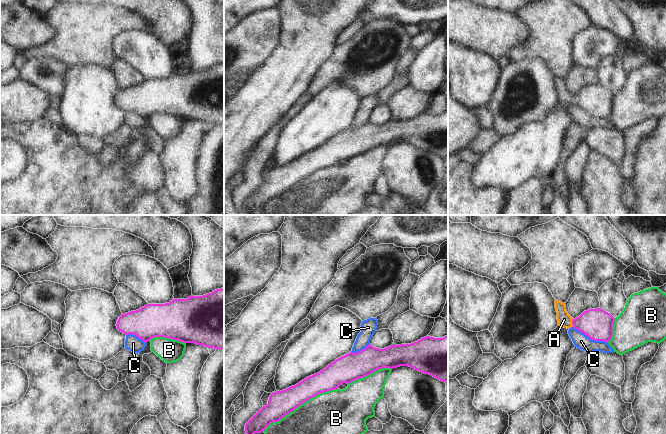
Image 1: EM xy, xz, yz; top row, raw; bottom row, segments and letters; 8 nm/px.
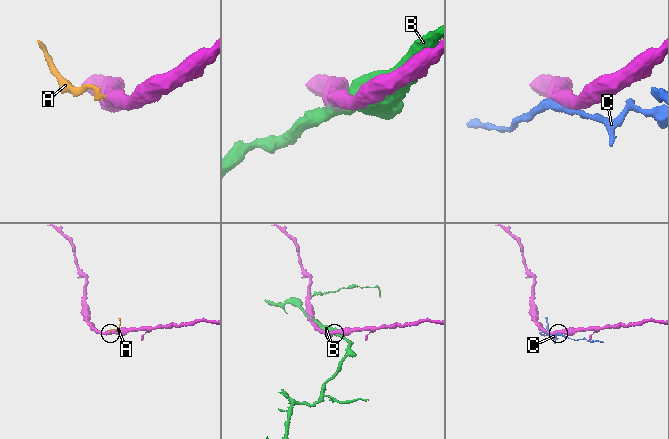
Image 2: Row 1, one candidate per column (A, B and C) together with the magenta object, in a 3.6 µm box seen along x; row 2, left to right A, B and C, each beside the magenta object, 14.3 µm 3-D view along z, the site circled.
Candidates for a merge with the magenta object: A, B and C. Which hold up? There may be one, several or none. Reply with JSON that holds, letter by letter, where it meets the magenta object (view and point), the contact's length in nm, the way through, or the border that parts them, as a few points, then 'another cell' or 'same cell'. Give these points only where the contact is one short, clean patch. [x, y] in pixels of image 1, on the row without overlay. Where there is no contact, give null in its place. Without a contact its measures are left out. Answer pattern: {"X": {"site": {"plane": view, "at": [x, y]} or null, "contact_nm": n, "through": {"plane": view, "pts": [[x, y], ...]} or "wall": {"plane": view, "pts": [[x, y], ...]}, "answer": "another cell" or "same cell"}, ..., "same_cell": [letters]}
{"A": {"site": {"plane": "yz", "at": [572, 99]}, "contact_nm": 60, "through": {"plane": "yz", "pts": [[597, 100], [572, 99], [564, 95]]}, "answer": "same cell"}, "B": {"site": {"plane": "xz", "at": [300, 180]}, "contact_nm": 700, "answer": "another cell"}, "C": {"site": {"plane": "yz", "at": [590, 114]}, "contact_nm": 320, "answer": "another cell"}, "same_cell": ["A"]}

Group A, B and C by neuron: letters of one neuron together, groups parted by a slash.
A / B / C

